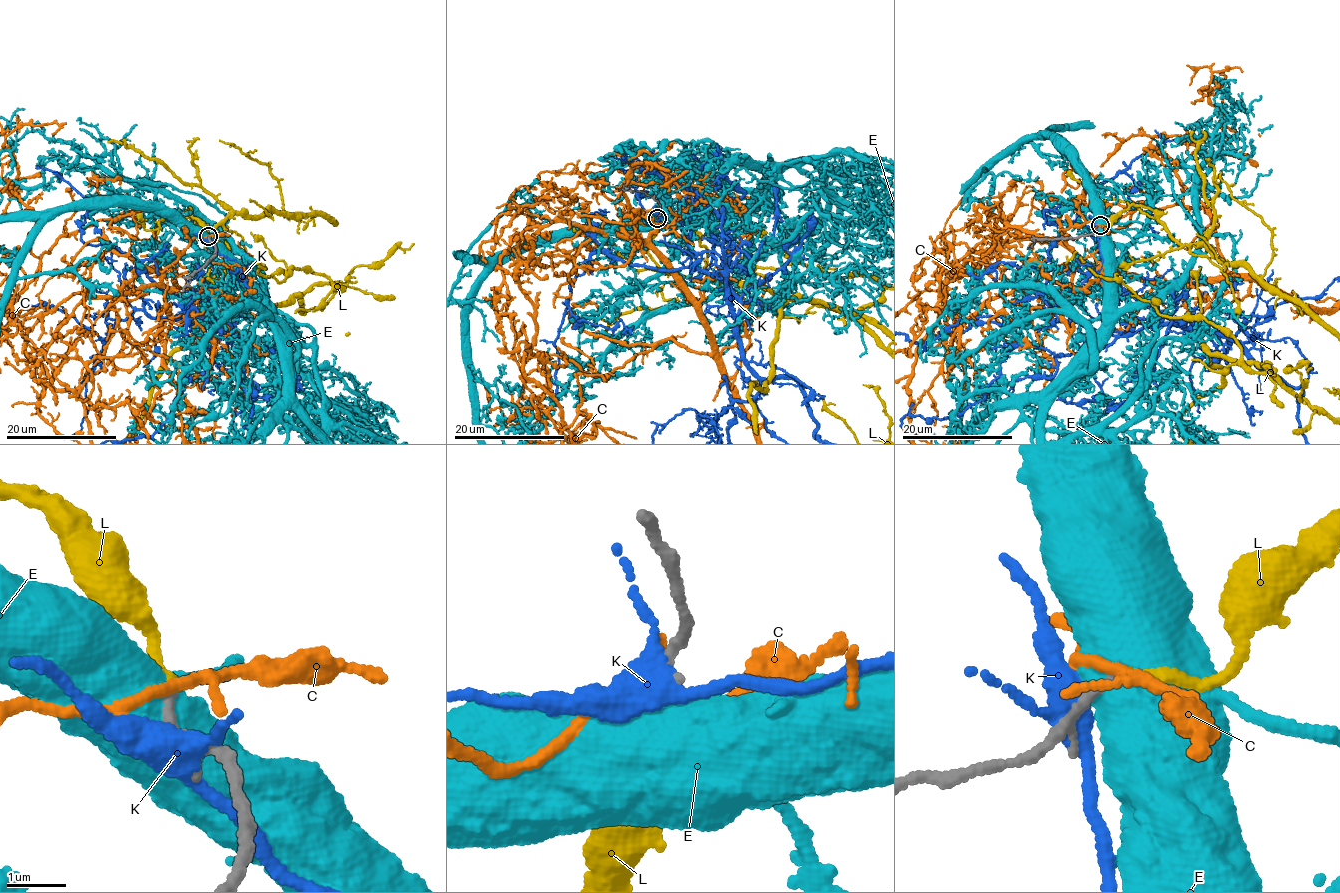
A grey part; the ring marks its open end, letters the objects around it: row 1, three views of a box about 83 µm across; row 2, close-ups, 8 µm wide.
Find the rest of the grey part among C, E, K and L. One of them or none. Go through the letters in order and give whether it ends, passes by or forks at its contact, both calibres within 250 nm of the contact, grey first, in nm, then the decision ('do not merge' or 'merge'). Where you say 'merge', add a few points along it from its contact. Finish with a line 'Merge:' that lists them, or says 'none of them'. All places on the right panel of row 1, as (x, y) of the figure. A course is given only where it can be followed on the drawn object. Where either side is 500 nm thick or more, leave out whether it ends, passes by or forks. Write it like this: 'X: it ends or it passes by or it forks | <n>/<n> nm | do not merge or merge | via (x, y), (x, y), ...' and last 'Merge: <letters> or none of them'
C: it forks | 150/140 nm | do not merge
E: 120/800 nm | do not merge
K: it forks | 240/360 nm | do not merge
L: it ends | 150/160 nm | merge
Merge: L

